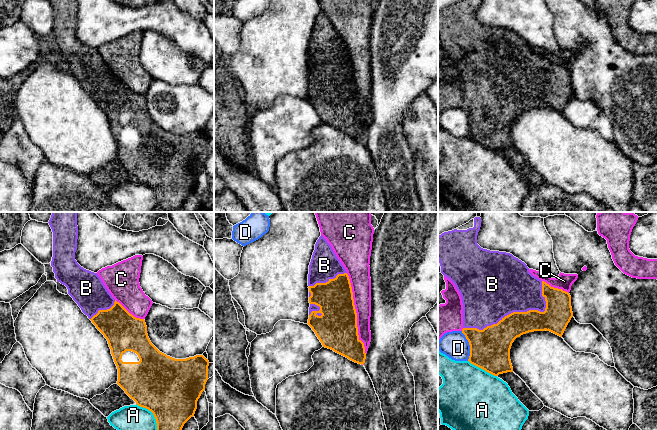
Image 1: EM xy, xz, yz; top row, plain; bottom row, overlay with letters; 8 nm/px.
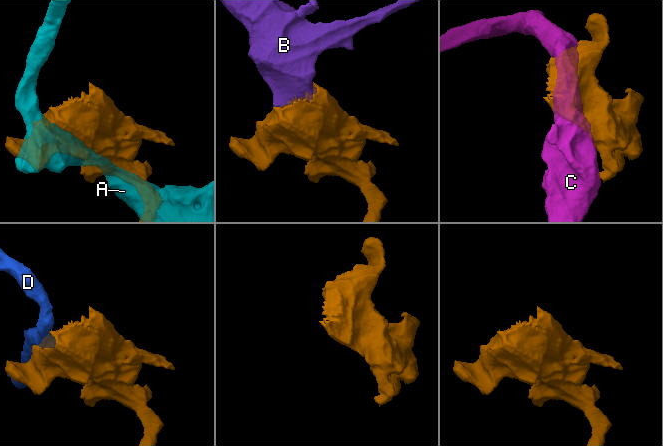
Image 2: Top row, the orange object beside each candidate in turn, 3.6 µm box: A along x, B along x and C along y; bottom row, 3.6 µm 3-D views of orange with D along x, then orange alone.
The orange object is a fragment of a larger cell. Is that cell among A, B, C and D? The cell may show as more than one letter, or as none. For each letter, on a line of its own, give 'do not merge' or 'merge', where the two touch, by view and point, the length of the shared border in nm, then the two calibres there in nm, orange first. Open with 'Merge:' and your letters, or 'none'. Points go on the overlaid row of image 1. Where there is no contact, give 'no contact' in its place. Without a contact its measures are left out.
Merge: B
A: do not merge; meets orange in xy at (152, 412); contact 280 nm long; 480 nm thick on the orange side, 200 nm on the other
B: merge; meets orange in yz at (518, 312); contact 750 nm long; 220 nm thick on the orange side, 460 nm on the other
C: do not merge; meets orange in xz at (356, 313); contact 650 nm long; 320 nm thick on the orange side, 160 nm on the other
D: do not merge; meets orange in yz at (470, 346); contact 240 nm long; 320 nm thick on the orange side, 220 nm on the other

